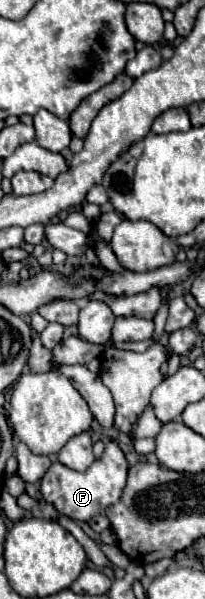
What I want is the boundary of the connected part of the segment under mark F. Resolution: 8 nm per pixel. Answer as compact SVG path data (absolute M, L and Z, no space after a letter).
M109 441L105 445L103 457L95 459L95 463L83 473L77 473L61 463L53 463L51 469L45 473L45 477L41 479L39 491L41 491L41 497L47 503L51 503L61 515L67 515L73 521L91 521L93 517L105 513L107 507L115 505L115 501L119 501L125 489L127 471L129 471L129 463L123 451L115 441Z

